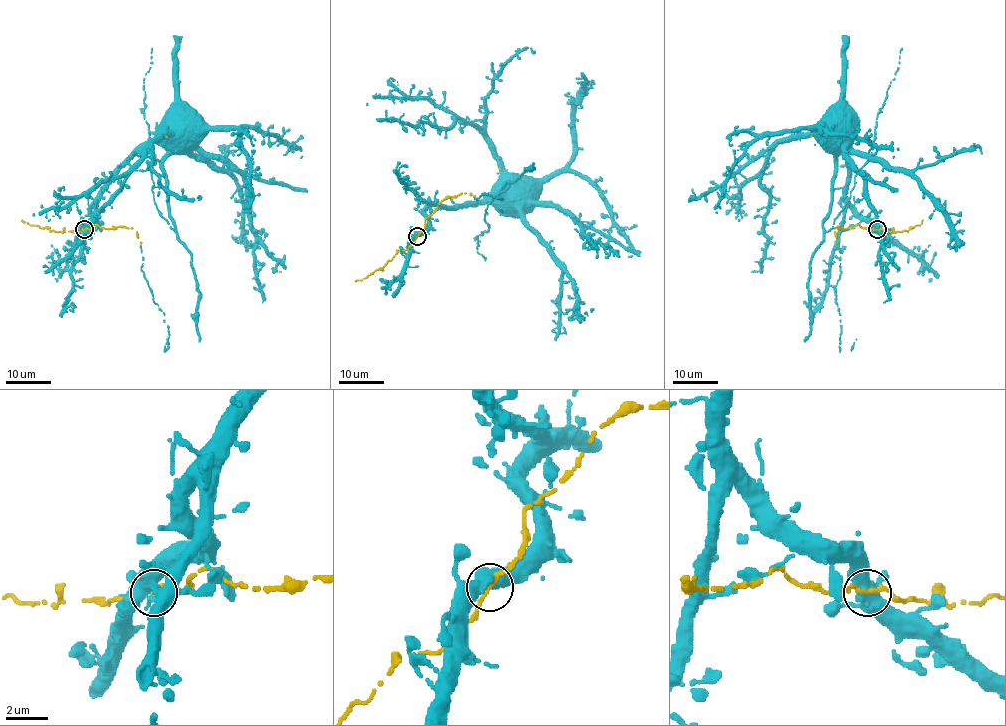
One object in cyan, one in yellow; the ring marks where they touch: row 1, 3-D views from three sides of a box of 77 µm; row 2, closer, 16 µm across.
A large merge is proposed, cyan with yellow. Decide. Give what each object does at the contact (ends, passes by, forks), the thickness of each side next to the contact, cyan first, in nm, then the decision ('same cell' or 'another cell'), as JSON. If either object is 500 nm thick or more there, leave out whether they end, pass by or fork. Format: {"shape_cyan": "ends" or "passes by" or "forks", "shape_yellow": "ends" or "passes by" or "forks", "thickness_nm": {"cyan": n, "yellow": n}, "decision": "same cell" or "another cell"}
{"shape_cyan": "forks", "shape_yellow": "passes by", "thickness_nm": {"cyan": 400, "yellow": 200}, "decision": "same cell"}

